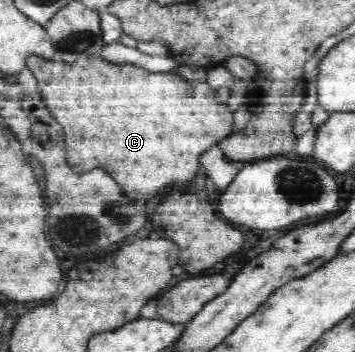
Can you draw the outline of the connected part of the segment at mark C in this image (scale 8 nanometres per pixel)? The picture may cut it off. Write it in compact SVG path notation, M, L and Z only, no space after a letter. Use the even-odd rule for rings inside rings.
M36 54L28 57L27 66L37 79L43 102L64 127L66 159L76 173L102 167L116 177L126 197L150 201L168 183L194 181L200 155L232 135L232 112L217 98L217 91L208 82L190 84L171 71L152 72L131 63L111 63L103 57L88 57L68 63L60 59L48 60Z

